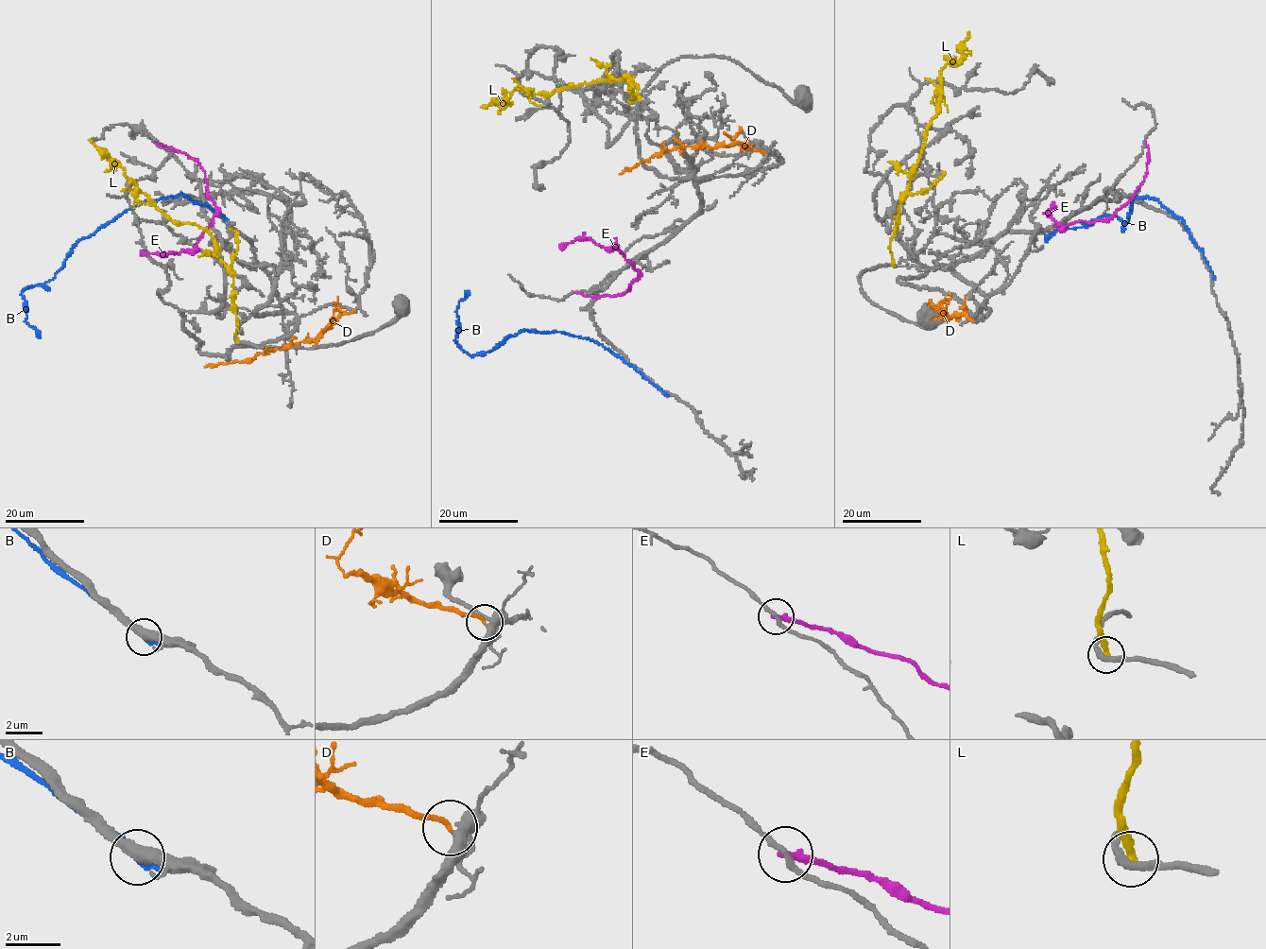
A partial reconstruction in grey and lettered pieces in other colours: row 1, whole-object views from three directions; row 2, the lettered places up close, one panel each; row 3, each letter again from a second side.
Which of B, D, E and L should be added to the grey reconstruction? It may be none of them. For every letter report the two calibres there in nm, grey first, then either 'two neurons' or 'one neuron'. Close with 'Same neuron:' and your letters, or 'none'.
B: 420/280 nm | two neurons
D: 400/190 nm | one neuron
E: 200/280 nm | two neurons
L: 280/320 nm | two neurons
Same neuron: D

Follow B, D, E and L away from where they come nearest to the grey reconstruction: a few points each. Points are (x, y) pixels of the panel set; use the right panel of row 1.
B: (1213, 276), (1180, 217), (1146, 196), (1131, 198), (1126, 223), (1101, 216), (1082, 228), (1058, 229), (1045, 241)
D: (972, 319), (965, 313), (959, 313), (947, 320), (946, 316), (936, 308), (937, 304), (933, 306), (947, 300)
E: (1145, 141), (1149, 158), (1147, 173), (1139, 187), (1112, 217), (1074, 222), (1064, 228), (1049, 212), (1054, 202)
L: (893, 265), (889, 243), (898, 205), (938, 112), (940, 73), (947, 63), (961, 60), (968, 31)

